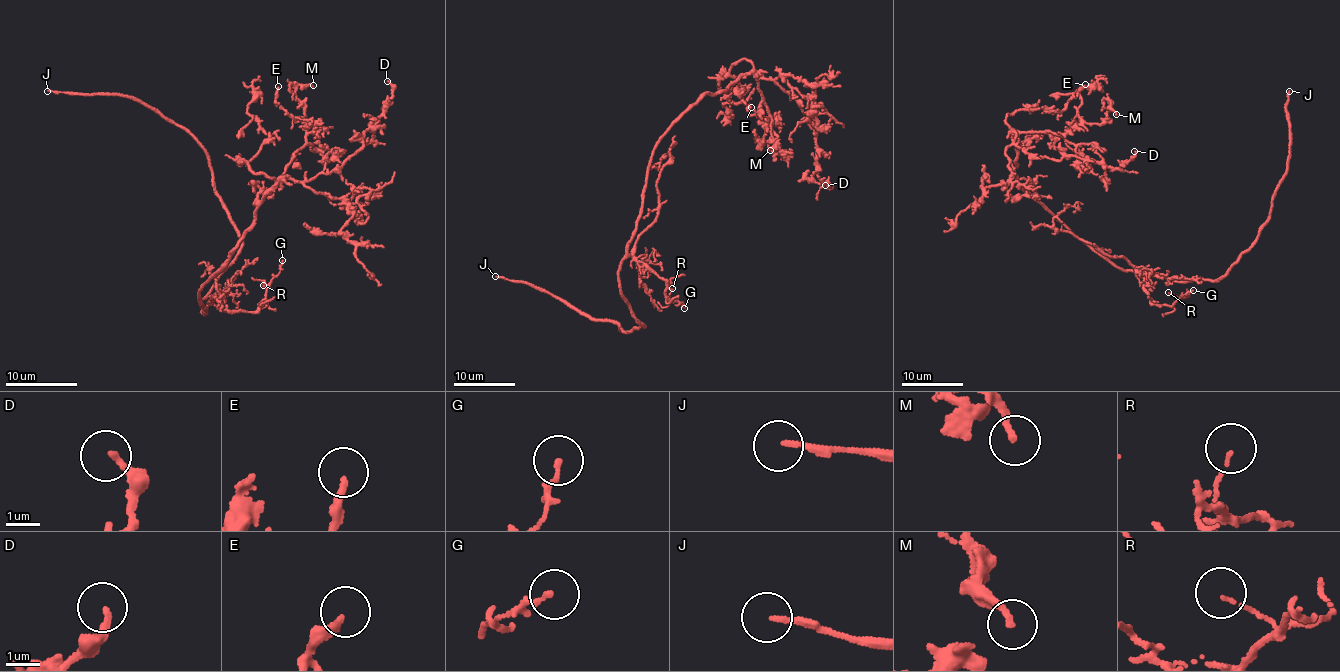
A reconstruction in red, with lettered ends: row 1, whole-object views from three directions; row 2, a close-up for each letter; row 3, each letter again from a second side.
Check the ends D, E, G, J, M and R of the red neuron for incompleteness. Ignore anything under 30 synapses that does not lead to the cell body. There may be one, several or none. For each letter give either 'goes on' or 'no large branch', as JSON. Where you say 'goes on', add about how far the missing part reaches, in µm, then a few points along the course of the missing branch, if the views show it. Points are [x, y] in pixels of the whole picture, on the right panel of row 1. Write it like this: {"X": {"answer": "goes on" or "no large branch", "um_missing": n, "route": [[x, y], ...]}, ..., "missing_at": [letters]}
{"D": {"answer": "no large branch"}, "E": {"answer": "no large branch"}, "G": {"answer": "no large branch"}, "J": {"answer": "goes on", "um_missing": 70}, "M": {"answer": "no large branch"}, "R": {"answer": "no large branch"}, "missing_at": ["J"]}

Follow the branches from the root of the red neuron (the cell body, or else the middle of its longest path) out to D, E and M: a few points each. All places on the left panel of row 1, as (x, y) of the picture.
D: (203, 308), (198, 290), (251, 225), (257, 203), (284, 180), (327, 173), (361, 148), (390, 96), (387, 81)
E: (203, 308), (198, 290), (228, 258), (254, 221), (257, 203), (305, 141), (300, 120), (276, 103), (278, 86)
M: (203, 308), (198, 290), (228, 258), (257, 203), (304, 144), (305, 111), (296, 92), (313, 85)

